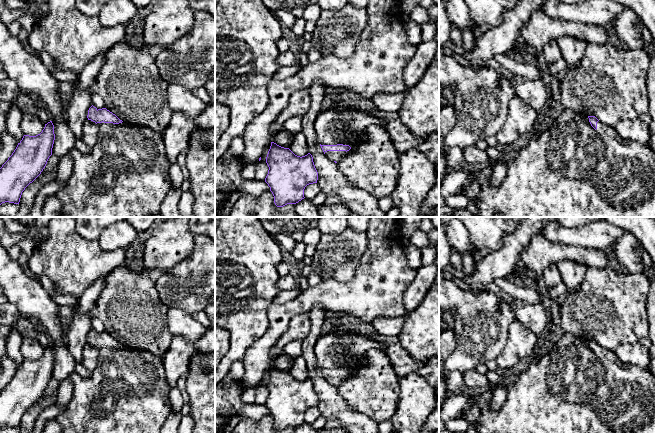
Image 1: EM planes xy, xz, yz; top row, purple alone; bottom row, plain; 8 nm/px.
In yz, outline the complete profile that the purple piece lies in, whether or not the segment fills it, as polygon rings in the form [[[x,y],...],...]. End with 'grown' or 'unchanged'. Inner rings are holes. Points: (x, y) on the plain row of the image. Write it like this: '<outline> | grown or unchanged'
[[[564,333],[553,349],[549,350],[537,363],[531,364],[528,369],[519,374],[517,382],[509,387],[507,399],[499,410],[483,411],[481,413],[479,425],[476,428],[478,433],[655,433],[655,376],[653,376],[648,369],[642,369],[633,364],[622,363],[616,357],[614,351],[599,345],[595,340],[586,340],[580,337],[575,337],[568,333]]] | grown

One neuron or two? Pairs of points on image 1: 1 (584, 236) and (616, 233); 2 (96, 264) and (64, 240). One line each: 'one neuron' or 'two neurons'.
1: one neuron
2: one neuron

